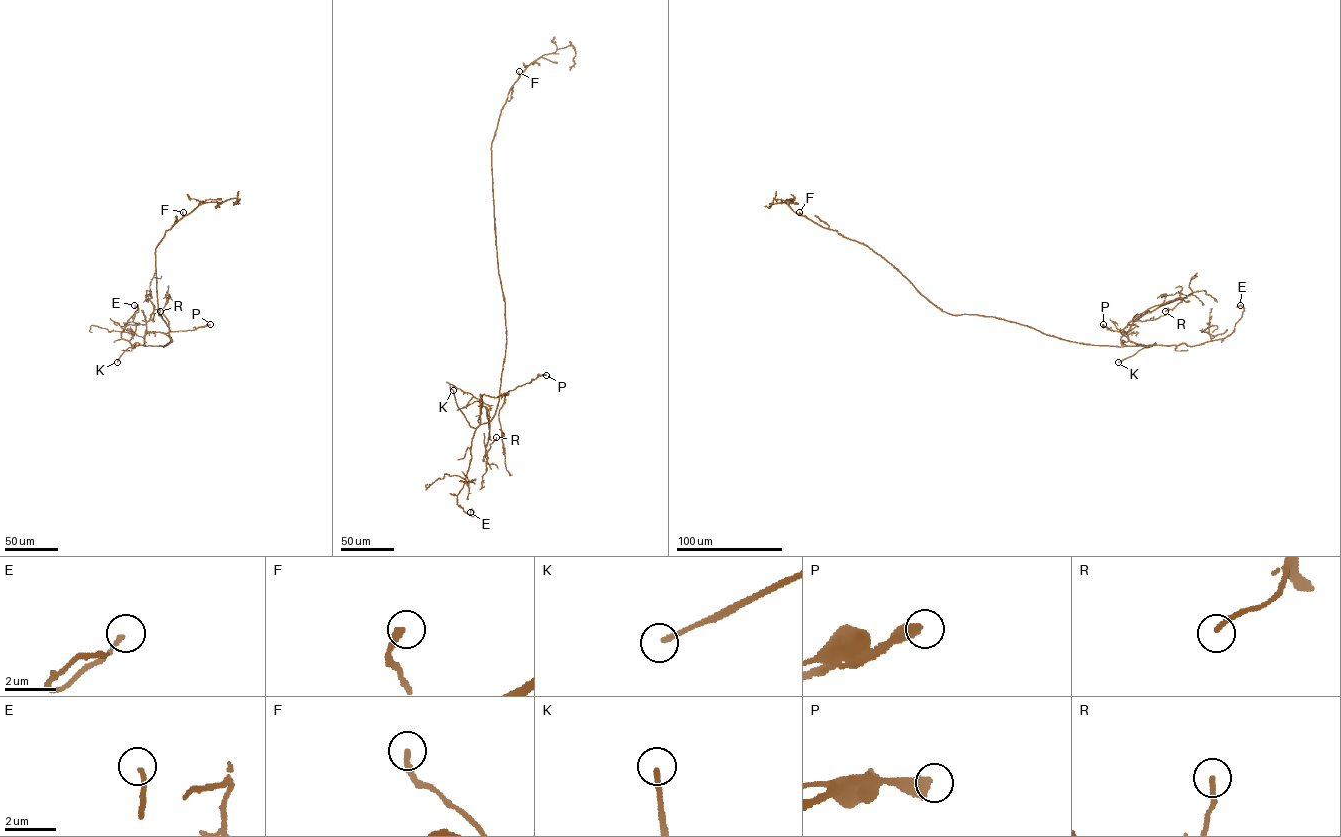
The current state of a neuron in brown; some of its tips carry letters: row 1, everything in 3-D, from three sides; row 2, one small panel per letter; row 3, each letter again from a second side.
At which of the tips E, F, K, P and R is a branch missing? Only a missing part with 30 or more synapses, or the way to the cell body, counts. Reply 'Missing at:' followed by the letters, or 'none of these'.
Missing at: F, K

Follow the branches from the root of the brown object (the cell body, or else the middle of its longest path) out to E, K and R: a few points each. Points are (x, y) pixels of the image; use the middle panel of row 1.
E: (498, 272), (505, 355), (495, 413), (476, 428), (457, 495), (457, 505), (470, 512)
K: (498, 272), (504, 301), (506, 342), (494, 416), (476, 428), (471, 427), (457, 406), (453, 390)
R: (498, 272), (506, 342), (495, 413), (483, 423), (480, 400), (489, 425), (486, 453), (496, 437)

